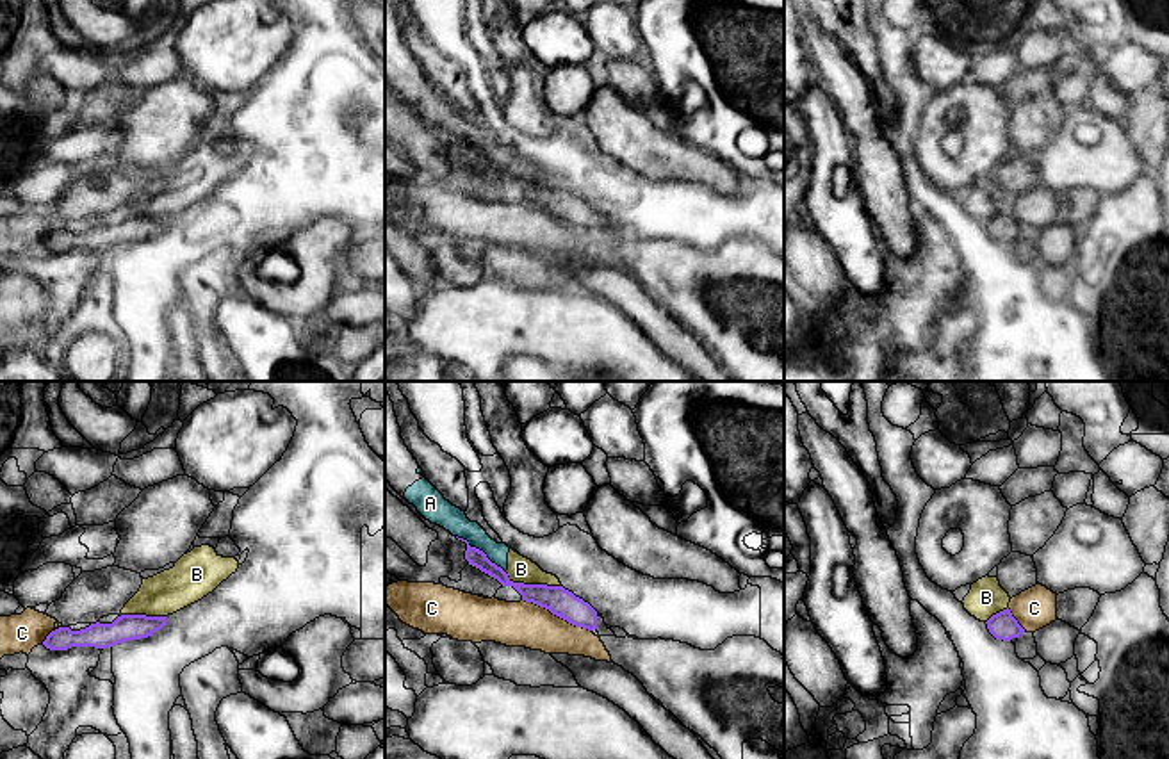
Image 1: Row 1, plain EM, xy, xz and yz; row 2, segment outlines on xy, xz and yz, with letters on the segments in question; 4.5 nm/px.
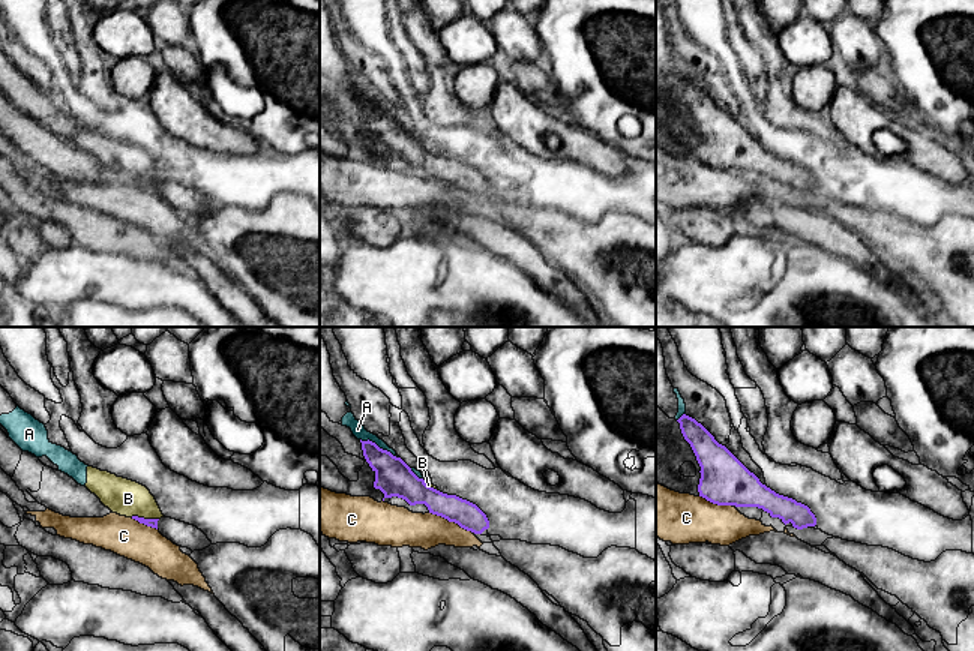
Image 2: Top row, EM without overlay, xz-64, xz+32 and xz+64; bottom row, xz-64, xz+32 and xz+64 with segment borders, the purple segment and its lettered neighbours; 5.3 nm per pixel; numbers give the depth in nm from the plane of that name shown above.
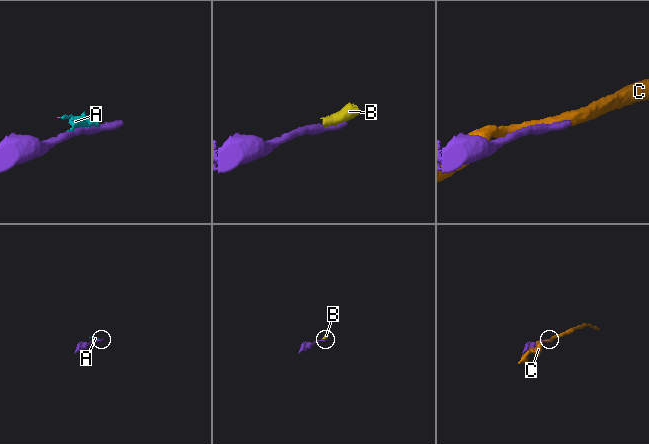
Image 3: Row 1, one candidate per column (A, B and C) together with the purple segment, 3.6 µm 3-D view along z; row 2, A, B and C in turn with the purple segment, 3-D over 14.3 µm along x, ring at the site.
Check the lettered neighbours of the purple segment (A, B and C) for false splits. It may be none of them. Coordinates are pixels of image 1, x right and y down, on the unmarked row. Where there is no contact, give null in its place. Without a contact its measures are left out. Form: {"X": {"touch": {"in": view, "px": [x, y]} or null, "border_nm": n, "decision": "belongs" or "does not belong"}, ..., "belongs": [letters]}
{"A": {"touch": {"in": "xz", "px": [482, 152]}, "border_nm": 280, "decision": "does not belong"}, "B": {"touch": {"in": "xz", "px": [533, 186]}, "border_nm": 260, "decision": "does not belong"}, "C": {"touch": {"in": "xz", "px": [556, 216]}, "border_nm": 340, "decision": "does not belong"}, "belongs": []}

